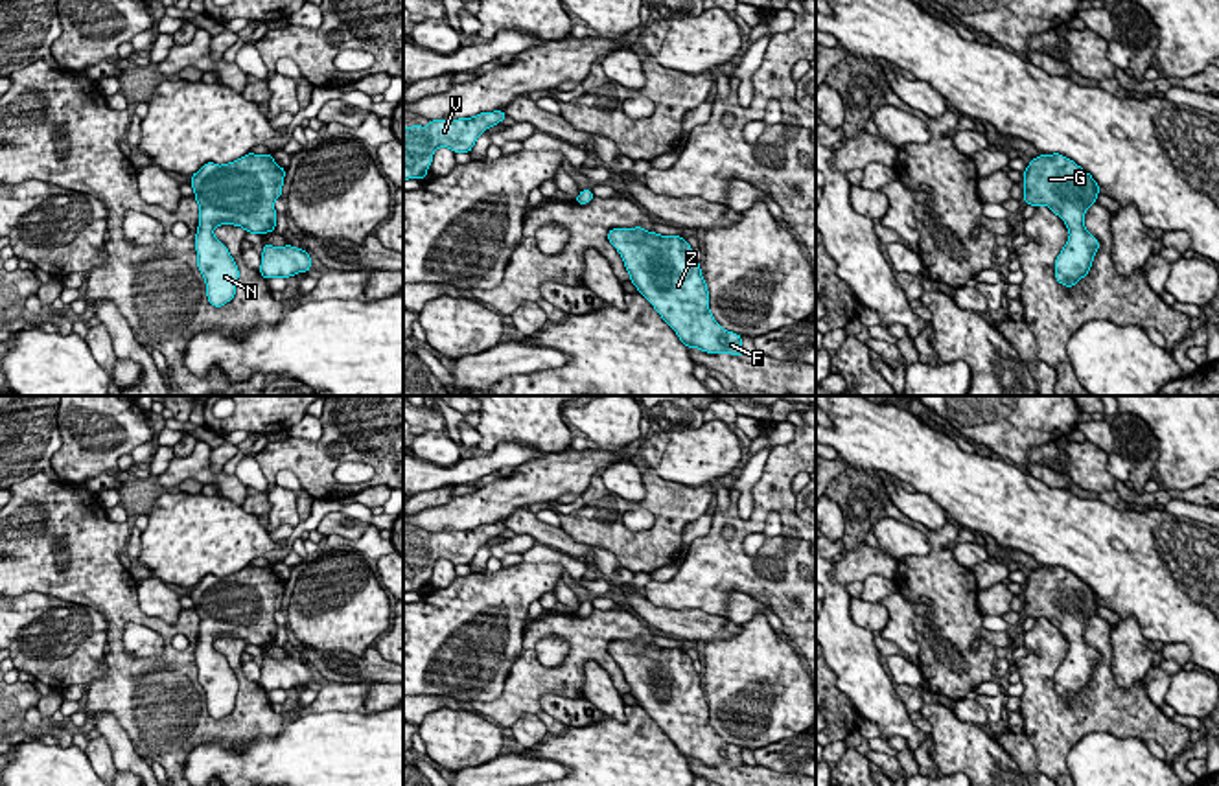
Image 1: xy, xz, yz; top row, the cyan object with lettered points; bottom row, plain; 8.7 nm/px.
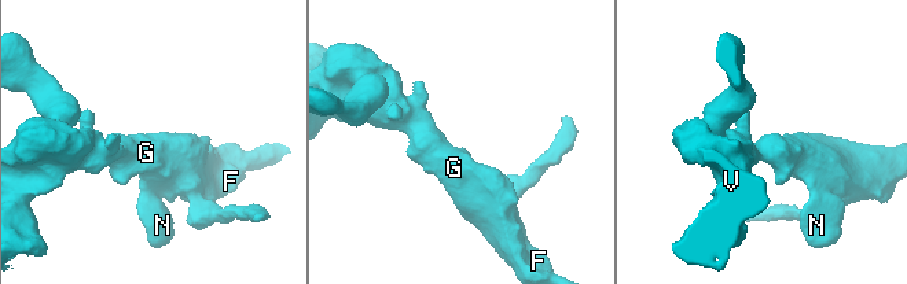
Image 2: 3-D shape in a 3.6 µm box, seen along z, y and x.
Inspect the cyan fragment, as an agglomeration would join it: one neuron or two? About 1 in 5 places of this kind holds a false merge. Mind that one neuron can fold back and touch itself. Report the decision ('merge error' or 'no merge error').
no merge error

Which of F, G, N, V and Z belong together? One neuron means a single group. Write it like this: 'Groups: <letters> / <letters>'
Groups: F G N V Z

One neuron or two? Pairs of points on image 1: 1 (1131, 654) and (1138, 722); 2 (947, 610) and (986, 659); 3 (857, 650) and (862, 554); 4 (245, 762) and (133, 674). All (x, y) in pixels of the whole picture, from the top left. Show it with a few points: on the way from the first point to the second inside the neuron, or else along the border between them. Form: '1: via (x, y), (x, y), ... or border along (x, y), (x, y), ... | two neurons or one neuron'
1: border along (1111, 645), (1113, 678), (1126, 689), (1142, 683) | two neurons
2: via (951, 624), (951, 635), (971, 656) | one neuron
3: border along (835, 582), (846, 588) | two neurons
4: border along (267, 735), (240, 748), (201, 742), (185, 762) | two neurons

